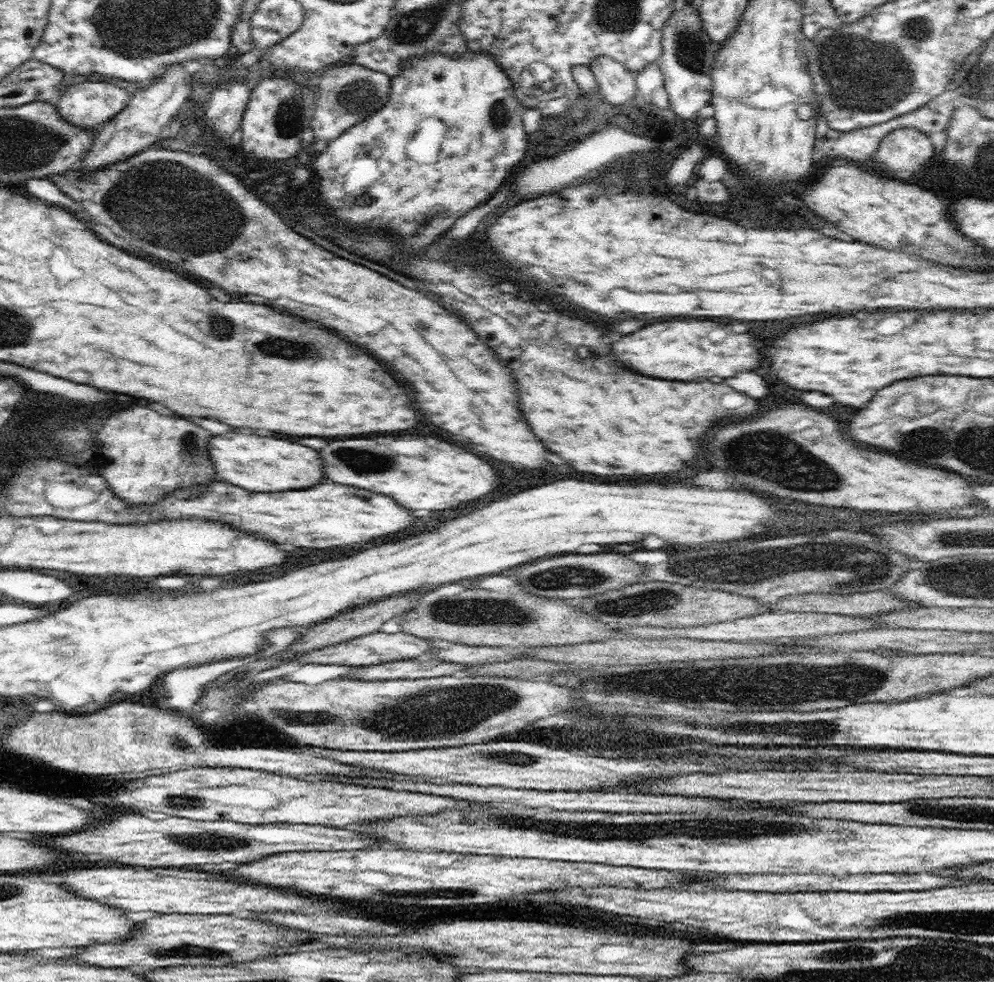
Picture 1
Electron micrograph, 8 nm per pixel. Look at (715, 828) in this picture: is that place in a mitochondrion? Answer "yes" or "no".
yes

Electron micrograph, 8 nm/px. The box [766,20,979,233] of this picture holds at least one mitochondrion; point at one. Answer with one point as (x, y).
(841, 59)

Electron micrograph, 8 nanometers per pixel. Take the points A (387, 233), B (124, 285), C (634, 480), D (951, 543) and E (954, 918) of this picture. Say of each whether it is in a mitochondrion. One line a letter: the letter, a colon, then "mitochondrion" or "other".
A: other
B: other
C: other
D: mitochondrion
E: mitochondrion

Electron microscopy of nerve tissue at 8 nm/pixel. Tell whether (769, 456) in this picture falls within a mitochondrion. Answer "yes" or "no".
yes

